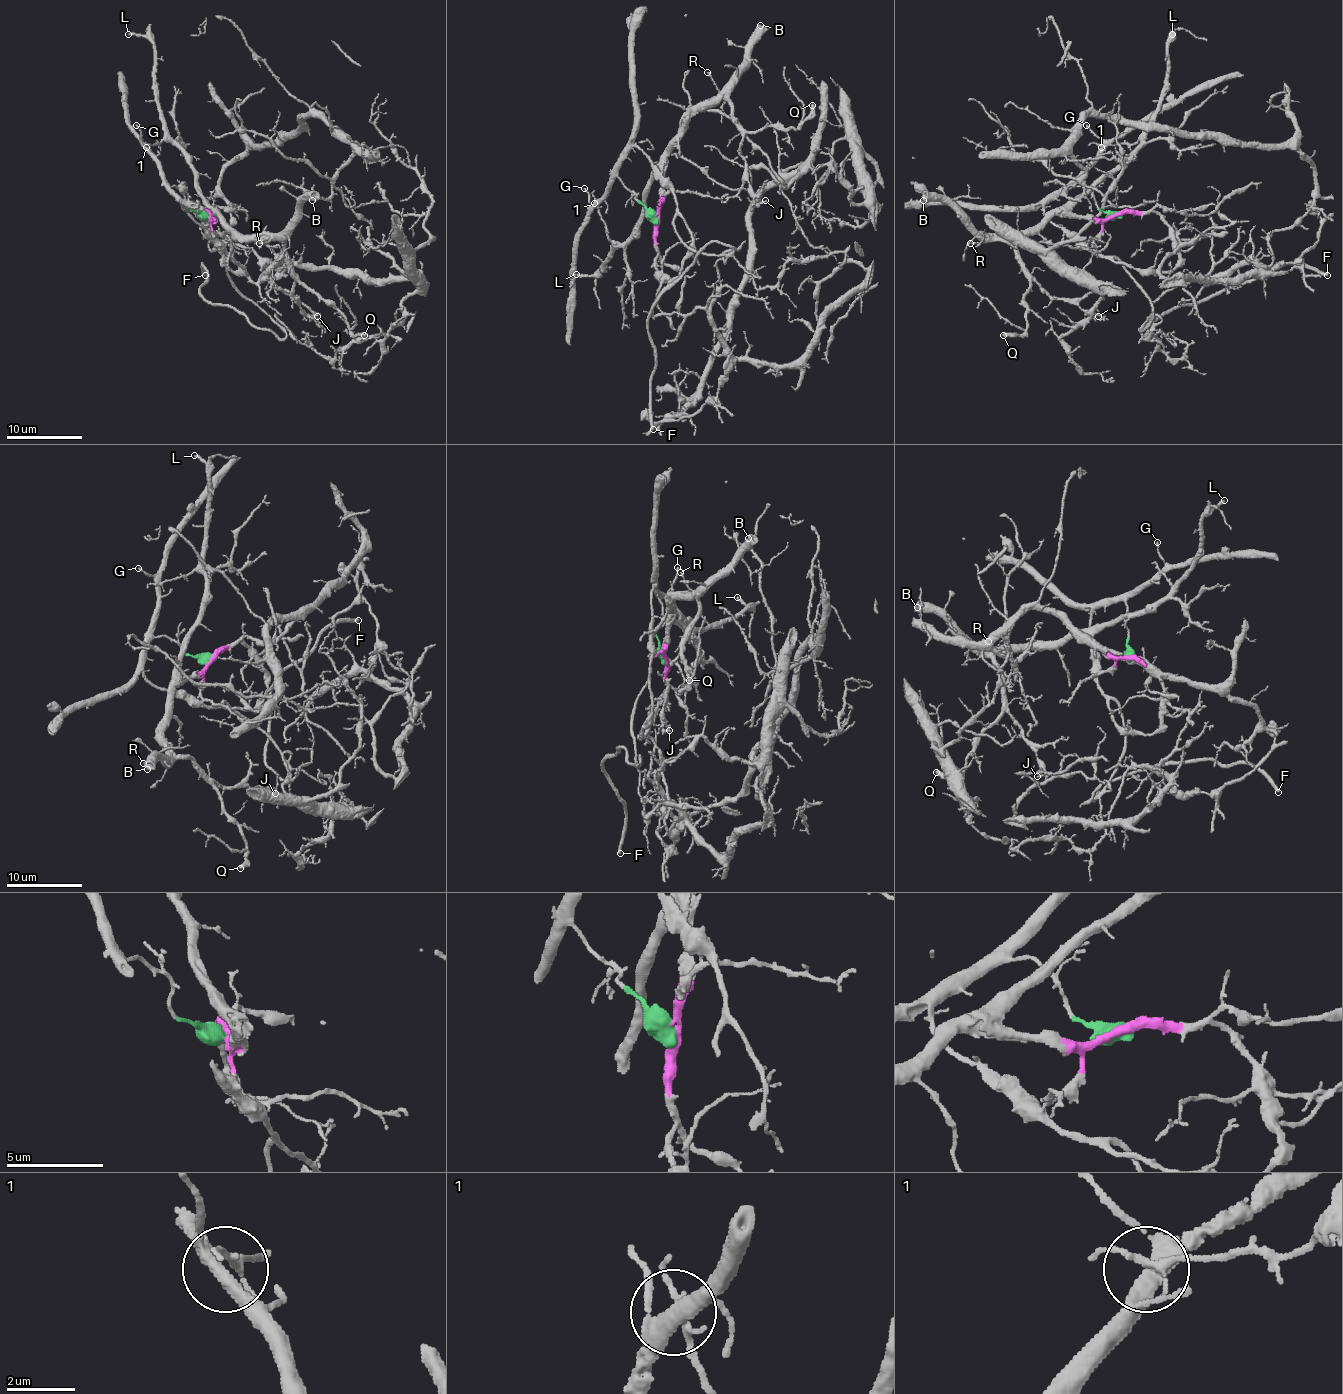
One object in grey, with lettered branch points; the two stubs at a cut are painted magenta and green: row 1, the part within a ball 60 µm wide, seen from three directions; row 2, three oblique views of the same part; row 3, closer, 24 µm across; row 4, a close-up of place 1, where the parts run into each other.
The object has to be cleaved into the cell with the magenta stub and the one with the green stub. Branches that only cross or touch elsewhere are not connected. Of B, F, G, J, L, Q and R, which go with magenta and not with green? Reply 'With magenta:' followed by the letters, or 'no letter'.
With magenta: B, J, L, Q, R

